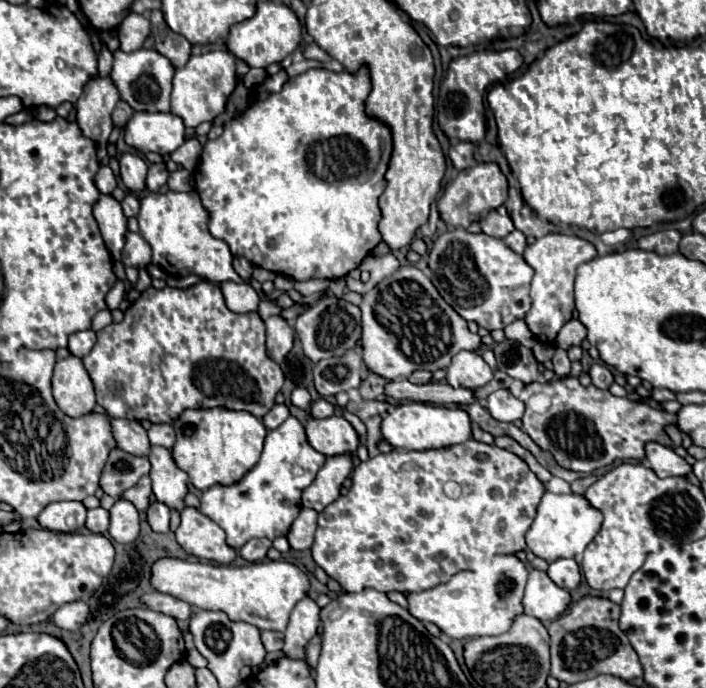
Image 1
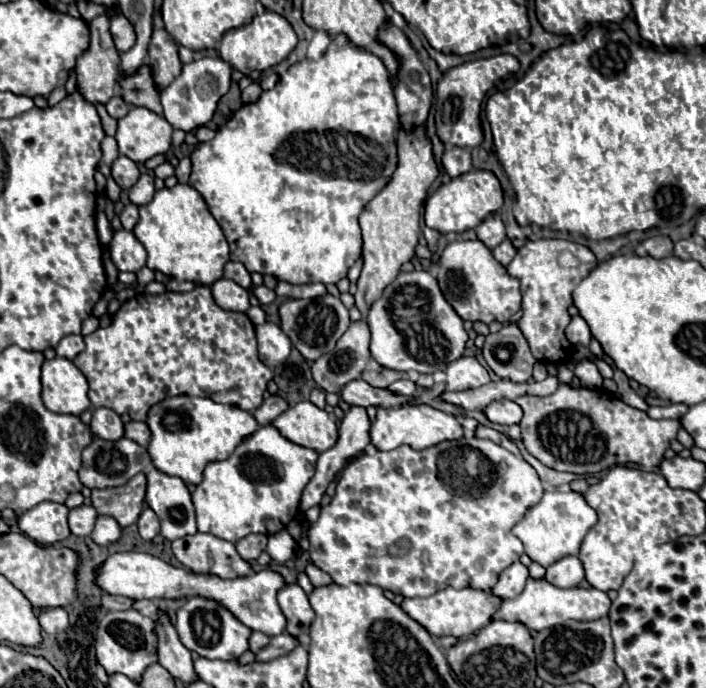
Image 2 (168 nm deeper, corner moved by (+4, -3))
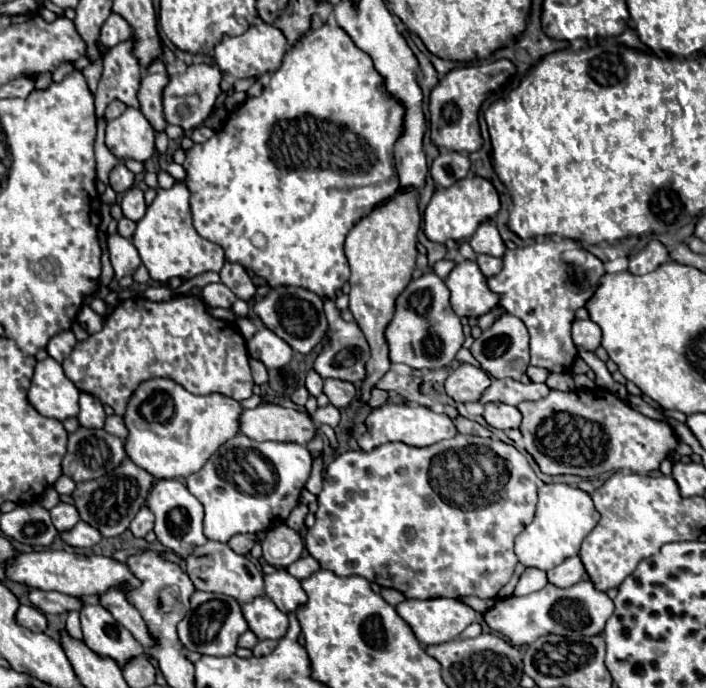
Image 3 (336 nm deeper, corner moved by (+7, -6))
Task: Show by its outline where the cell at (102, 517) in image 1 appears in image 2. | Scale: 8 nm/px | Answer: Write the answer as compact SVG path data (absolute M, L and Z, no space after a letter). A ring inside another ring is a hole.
M78 506L74 510L70 510L68 516L68 524L70 524L70 532L76 536L90 536L94 530L94 522L98 518L98 512L94 510L94 506Z

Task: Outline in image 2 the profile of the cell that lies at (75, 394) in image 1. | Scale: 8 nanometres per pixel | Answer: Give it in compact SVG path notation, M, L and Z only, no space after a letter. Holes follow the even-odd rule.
M68 358L46 360L42 364L42 400L50 412L80 416L90 408L86 376Z

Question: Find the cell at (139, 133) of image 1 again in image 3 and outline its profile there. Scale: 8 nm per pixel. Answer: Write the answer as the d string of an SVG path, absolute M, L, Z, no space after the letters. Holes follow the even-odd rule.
M127 107L121 117L107 121L105 145L117 159L147 161L155 153L155 129L139 109Z

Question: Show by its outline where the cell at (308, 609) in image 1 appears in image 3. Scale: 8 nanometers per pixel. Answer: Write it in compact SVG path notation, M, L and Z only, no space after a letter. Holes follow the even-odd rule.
M277 569L275 573L265 575L265 593L283 613L295 611L301 603L307 601L301 583L289 575L287 569Z

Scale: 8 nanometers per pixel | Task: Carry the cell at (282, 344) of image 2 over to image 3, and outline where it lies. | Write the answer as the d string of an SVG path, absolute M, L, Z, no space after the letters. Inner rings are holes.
M269 329L257 331L255 337L247 341L247 347L249 353L255 359L263 361L267 369L281 369L293 357L293 349L281 337L275 337L275 333L271 333Z

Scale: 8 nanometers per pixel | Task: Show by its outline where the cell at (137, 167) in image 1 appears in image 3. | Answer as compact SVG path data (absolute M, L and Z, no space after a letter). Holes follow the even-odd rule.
M119 163L109 173L109 185L113 187L115 193L125 193L127 189L133 187L133 173L123 163Z

